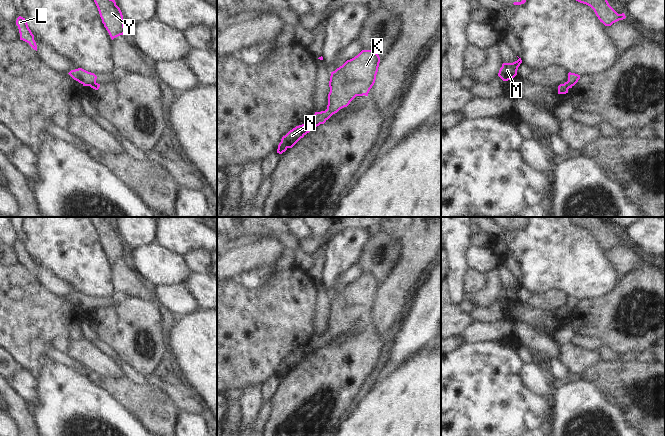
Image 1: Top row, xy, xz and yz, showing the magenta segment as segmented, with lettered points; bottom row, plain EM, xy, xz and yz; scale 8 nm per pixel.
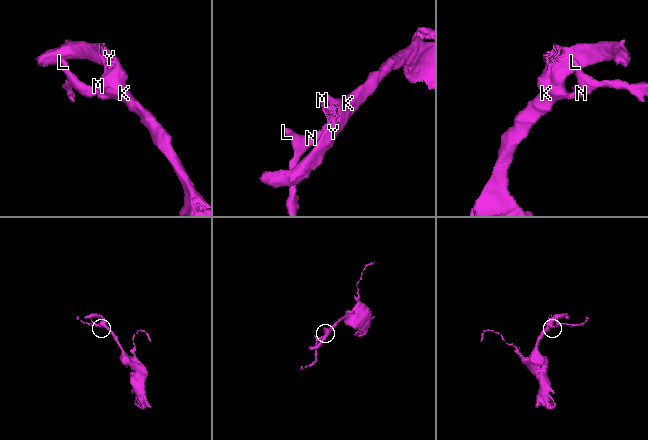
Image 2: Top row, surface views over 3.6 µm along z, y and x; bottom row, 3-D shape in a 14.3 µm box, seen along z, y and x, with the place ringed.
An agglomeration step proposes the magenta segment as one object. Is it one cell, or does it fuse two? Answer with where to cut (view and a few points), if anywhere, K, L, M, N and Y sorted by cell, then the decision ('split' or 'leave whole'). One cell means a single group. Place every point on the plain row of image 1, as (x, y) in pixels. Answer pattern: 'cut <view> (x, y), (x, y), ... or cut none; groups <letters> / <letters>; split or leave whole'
cut xz (312, 344), (319, 348); groups K M Y / L N; split

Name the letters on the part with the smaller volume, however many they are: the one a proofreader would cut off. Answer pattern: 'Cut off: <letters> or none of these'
Cut off: L, N.

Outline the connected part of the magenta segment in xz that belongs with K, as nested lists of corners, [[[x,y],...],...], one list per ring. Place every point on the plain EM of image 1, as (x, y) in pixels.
[[[362,274],[331,296],[327,333],[315,336],[312,345],[324,348],[333,338],[347,331],[356,320],[368,320],[375,307],[379,287],[377,276]]]

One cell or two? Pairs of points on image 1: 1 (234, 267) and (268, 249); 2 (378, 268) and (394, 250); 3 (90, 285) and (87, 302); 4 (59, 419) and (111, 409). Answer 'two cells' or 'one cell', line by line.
1: one cell
2: one cell
3: two cells
4: one cell

